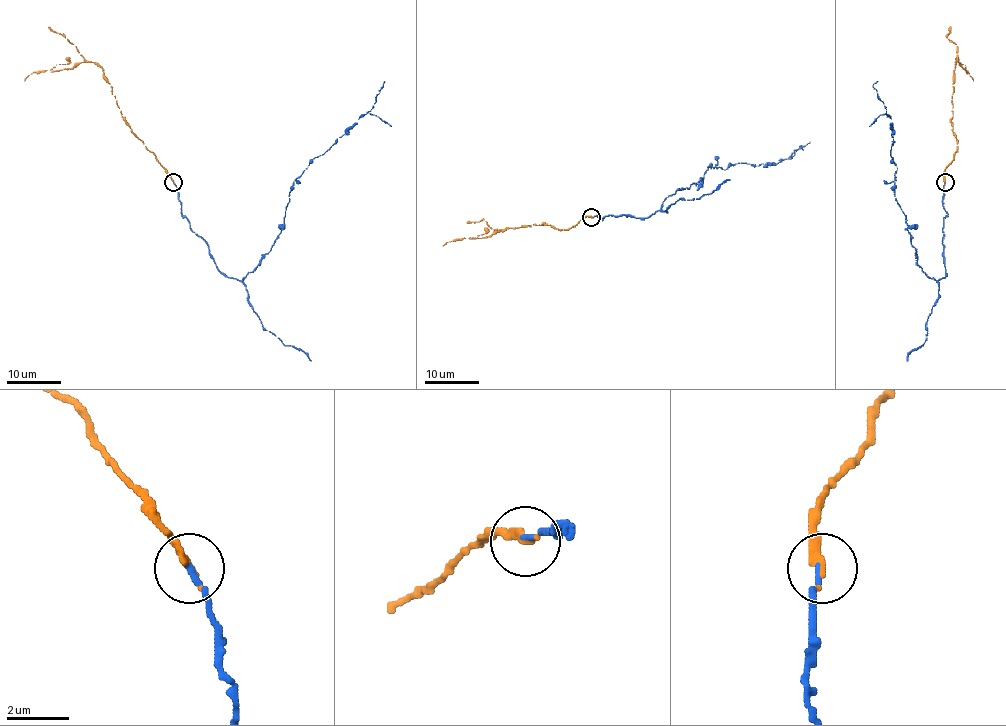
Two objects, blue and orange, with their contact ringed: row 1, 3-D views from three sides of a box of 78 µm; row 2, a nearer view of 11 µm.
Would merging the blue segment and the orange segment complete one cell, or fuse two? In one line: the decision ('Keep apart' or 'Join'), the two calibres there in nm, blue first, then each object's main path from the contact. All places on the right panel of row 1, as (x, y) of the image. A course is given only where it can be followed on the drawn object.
Join. Thickness 200 nm (blue) against 300 nm. Course of blue: (945, 181), (945, 277), (934, 280), (917, 263), (906, 217), (894, 196), (891, 118), (872, 85), (878, 81). Course of orange: (945, 181), (945, 169), (957, 150), (951, 120), (956, 62), (973, 80)

